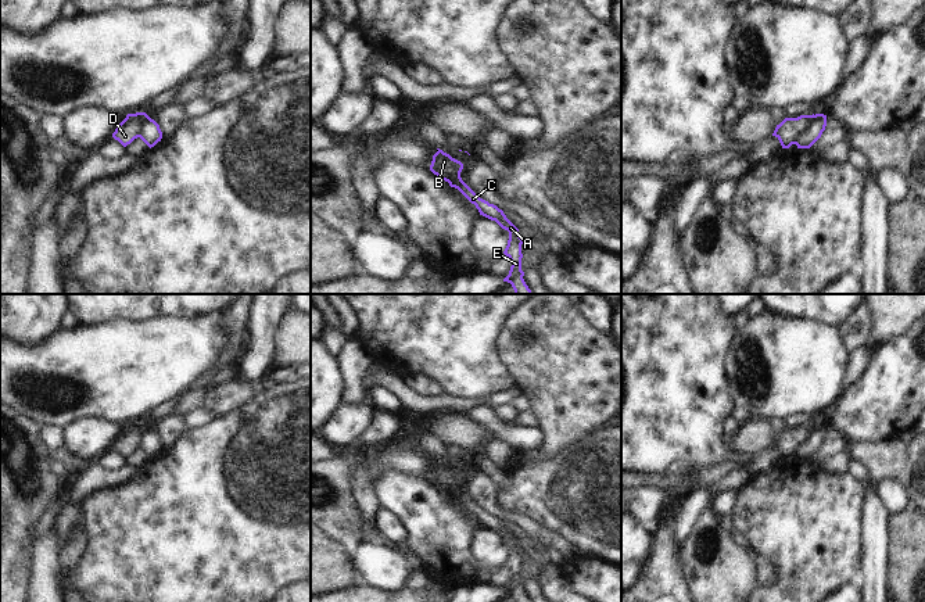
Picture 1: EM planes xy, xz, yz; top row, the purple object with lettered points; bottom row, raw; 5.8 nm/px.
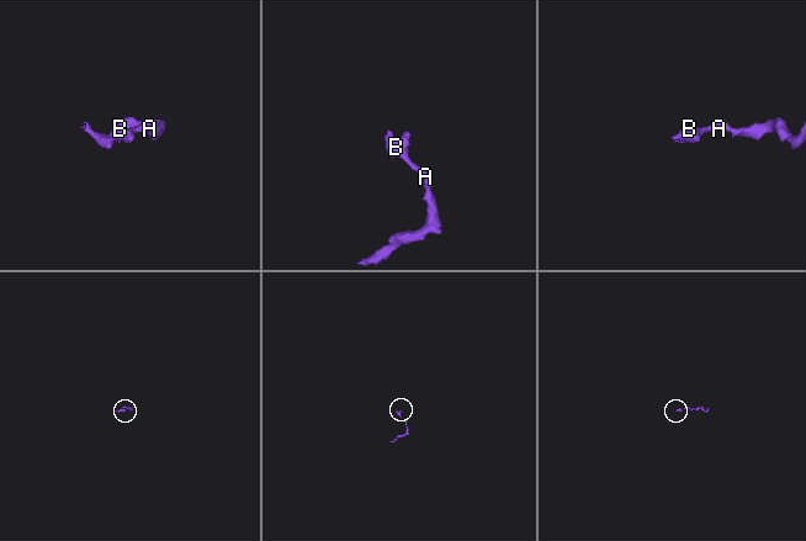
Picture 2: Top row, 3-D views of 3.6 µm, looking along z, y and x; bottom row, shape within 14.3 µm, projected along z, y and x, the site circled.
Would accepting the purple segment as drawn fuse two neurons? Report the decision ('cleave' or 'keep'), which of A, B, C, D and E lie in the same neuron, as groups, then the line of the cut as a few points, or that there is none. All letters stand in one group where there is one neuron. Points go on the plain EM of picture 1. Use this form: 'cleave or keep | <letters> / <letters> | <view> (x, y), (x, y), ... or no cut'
cleave | A C E / B D | yz (813, 425), (811, 433), (793, 454)

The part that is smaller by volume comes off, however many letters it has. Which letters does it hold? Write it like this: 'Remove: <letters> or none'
Remove: B, D

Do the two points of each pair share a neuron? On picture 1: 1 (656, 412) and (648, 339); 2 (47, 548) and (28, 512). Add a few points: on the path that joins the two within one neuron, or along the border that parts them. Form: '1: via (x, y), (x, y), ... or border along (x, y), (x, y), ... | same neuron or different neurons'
1: via (656, 394), (648, 386), (648, 357) | same neuron
2: border along (33, 541), (29, 570), (27, 573) | different neurons

